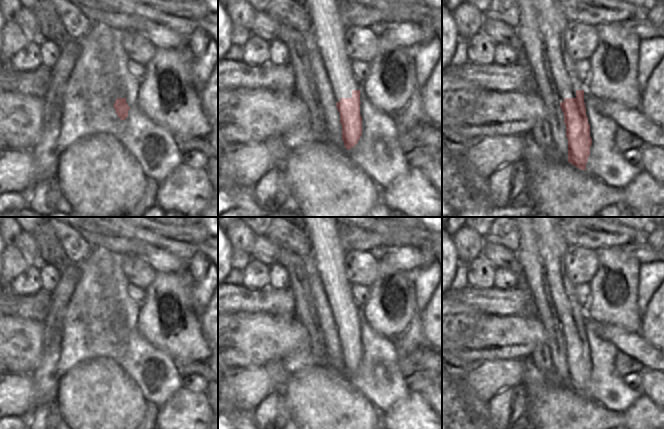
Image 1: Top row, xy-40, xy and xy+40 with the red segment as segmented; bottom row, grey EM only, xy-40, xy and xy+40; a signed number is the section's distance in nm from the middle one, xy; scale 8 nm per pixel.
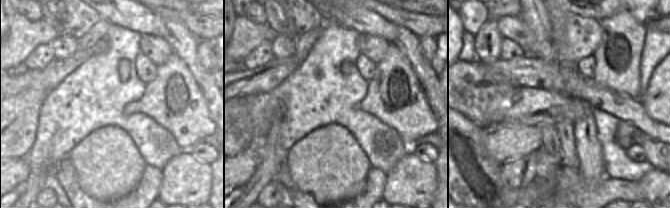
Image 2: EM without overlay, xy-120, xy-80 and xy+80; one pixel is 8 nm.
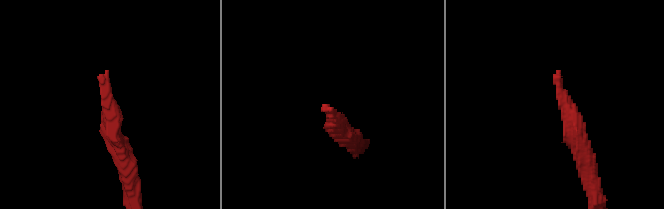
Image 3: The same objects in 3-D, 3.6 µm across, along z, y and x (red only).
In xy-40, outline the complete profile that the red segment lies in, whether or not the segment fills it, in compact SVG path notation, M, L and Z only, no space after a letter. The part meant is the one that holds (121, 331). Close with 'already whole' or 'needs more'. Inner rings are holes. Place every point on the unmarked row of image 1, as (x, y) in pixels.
M93 248L91 253L104 277L104 313L110 317L114 333L121 344L128 341L130 331L126 327L126 315L118 301L118 281L114 275L114 265L123 256L105 248Z | needs more

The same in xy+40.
M556 217L530 218L537 236L539 250L542 254L548 284L545 290L533 294L534 303L538 309L538 319L542 323L547 335L563 335L566 361L568 363L568 386L581 394L586 394L592 363L590 361L590 349L584 327L585 310L578 303L574 295L574 286L564 275L562 261L568 245L562 237Z | needs more

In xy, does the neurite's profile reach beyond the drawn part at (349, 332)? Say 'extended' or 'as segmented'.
extended

